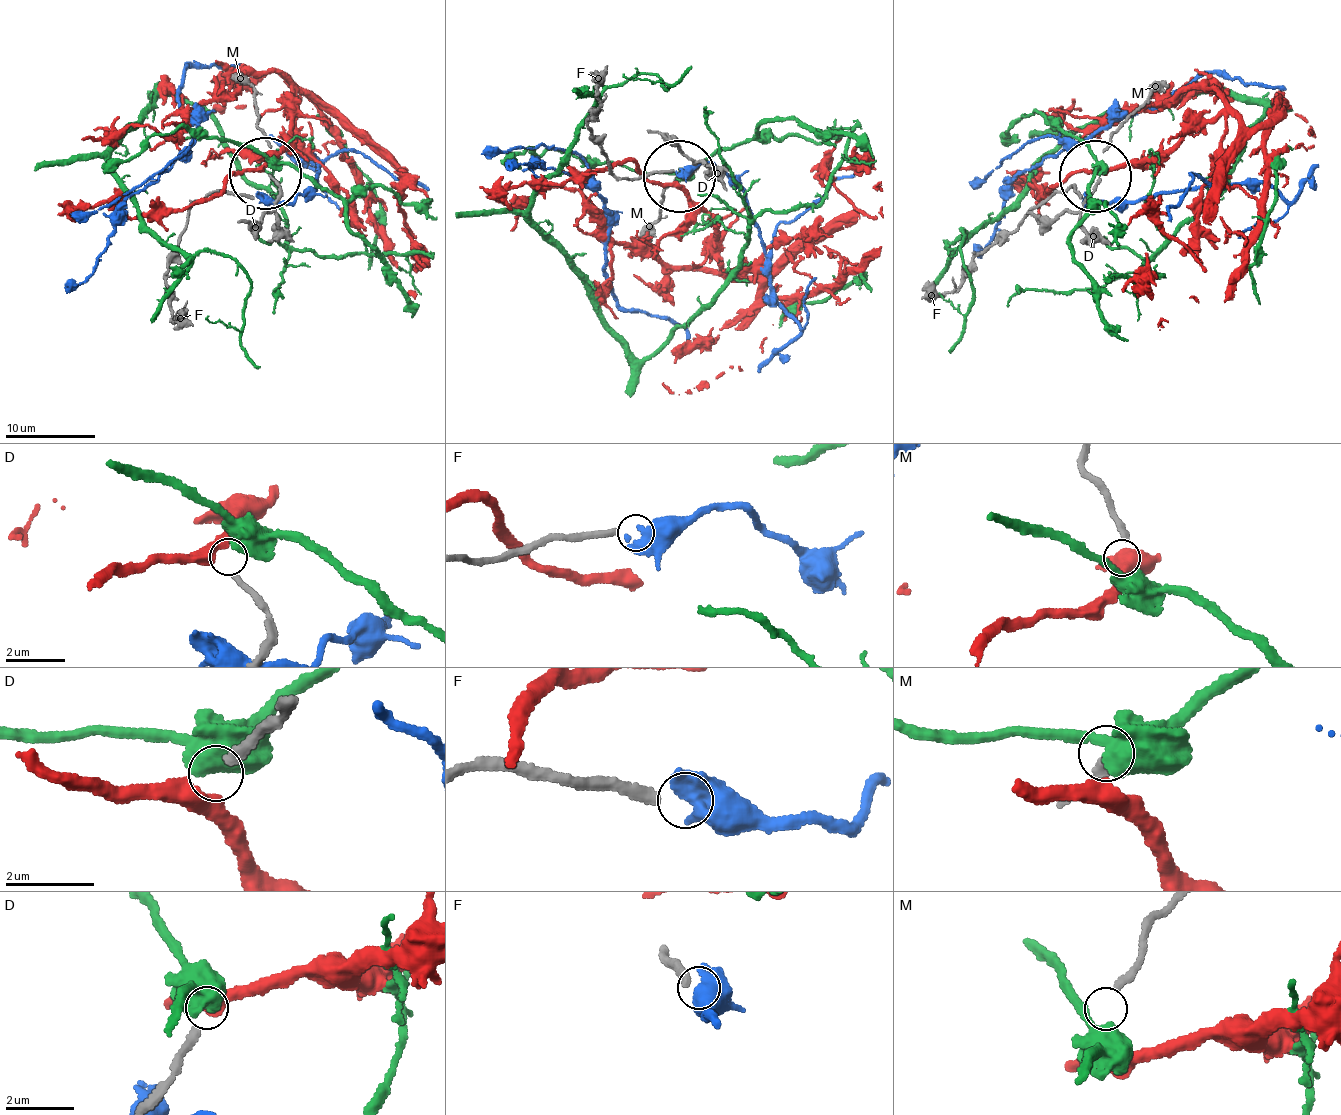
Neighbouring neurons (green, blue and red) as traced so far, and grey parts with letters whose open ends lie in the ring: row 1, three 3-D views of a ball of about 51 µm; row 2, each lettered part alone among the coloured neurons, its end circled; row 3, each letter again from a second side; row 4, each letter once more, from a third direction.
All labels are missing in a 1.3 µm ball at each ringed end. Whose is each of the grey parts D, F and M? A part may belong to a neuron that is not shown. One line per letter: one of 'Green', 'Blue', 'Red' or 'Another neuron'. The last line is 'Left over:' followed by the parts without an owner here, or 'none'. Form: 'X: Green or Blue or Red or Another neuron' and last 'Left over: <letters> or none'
D: Red
F: Blue
M: Green
Left over: none

